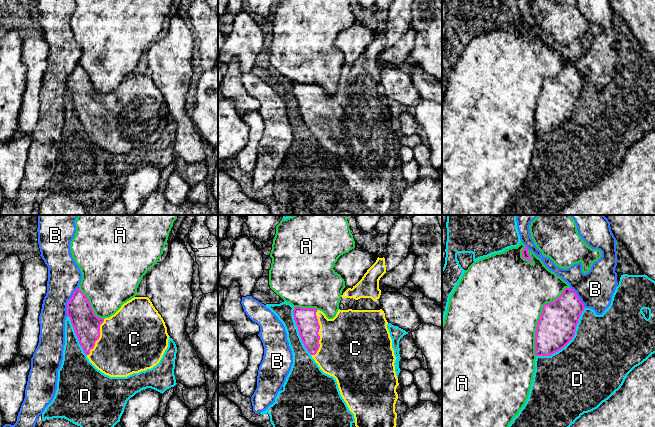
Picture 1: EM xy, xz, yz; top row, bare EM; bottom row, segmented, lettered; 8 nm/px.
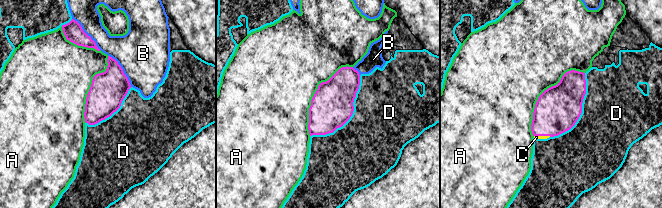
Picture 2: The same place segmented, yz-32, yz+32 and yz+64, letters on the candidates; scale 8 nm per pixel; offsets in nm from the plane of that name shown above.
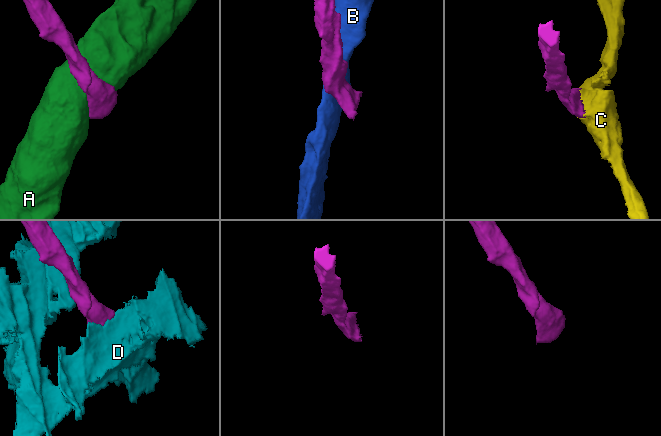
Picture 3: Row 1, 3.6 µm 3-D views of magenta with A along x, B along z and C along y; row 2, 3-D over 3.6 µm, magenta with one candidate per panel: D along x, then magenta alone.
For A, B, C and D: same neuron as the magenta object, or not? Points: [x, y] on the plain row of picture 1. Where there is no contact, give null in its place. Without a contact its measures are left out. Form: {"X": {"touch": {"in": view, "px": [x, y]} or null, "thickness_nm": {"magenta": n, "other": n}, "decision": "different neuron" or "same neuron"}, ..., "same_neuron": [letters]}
{"A": {"touch": {"in": "yz", "px": [540, 93]}, "thickness_nm": {"magenta": 300, "other": 480}, "decision": "different neuron"}, "B": {"touch": {"in": "xy", "px": [68, 78]}, "thickness_nm": {"magenta": 220, "other": 280}, "decision": "different neuron"}, "C": {"touch": {"in": "xz", "px": [318, 110]}, "thickness_nm": {"magenta": 180, "other": 460}, "decision": "same neuron"}, "D": {"touch": {"in": "yz", "px": [569, 117]}, "thickness_nm": {"magenta": 300, "other": 500}, "decision": "different neuron"}, "same_neuron": ["C"]}

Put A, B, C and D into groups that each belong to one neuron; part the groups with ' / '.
A / B / C / D

